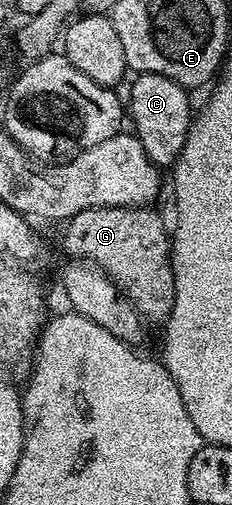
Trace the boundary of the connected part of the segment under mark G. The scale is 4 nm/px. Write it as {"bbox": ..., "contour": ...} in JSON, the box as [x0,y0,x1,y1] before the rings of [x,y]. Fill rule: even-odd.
{"bbox":[64,206,174,320],"contour":[[[151,206],[90,208],[67,220],[68,232],[64,243],[68,246],[71,258],[96,264],[113,283],[127,295],[136,310],[145,320],[167,320],[174,305],[174,273],[172,272],[172,252],[170,250],[170,231],[164,228],[164,219]]]}

